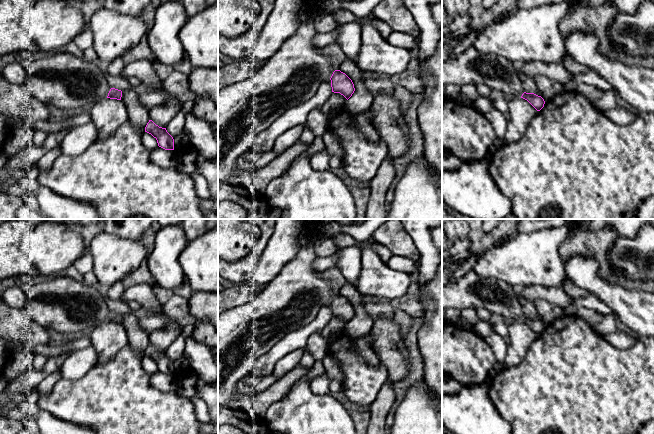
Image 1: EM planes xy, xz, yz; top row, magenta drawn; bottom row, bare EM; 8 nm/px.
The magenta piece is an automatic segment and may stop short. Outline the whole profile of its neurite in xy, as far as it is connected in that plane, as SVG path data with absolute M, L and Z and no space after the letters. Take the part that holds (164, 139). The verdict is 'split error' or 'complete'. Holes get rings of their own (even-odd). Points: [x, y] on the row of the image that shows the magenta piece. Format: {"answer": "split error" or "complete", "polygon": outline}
{"answer": "complete", "polygon": "M149 120L145 132L151 134L157 140L159 147L165 150L174 150L174 139L166 128L159 127L152 120Z"}

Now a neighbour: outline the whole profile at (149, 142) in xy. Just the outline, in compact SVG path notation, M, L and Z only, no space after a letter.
M145 131L143 132L142 143L144 147L149 151L154 150L158 146L156 138L154 138L151 134Z

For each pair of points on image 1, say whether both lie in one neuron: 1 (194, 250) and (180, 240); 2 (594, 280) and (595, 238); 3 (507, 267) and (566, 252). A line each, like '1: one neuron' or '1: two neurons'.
1: two neurons
2: two neurons
3: two neurons

